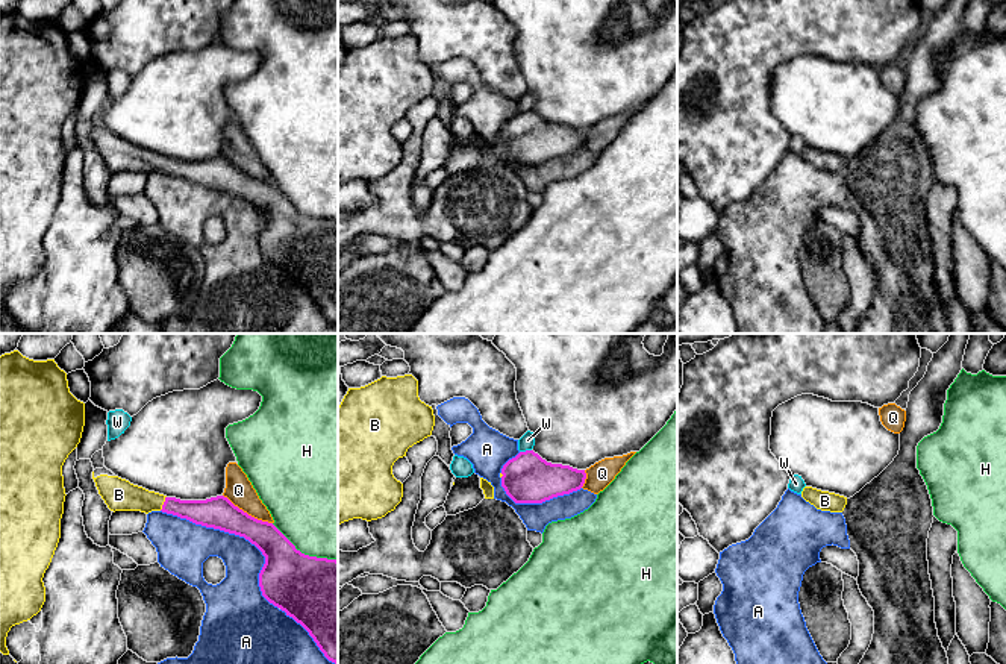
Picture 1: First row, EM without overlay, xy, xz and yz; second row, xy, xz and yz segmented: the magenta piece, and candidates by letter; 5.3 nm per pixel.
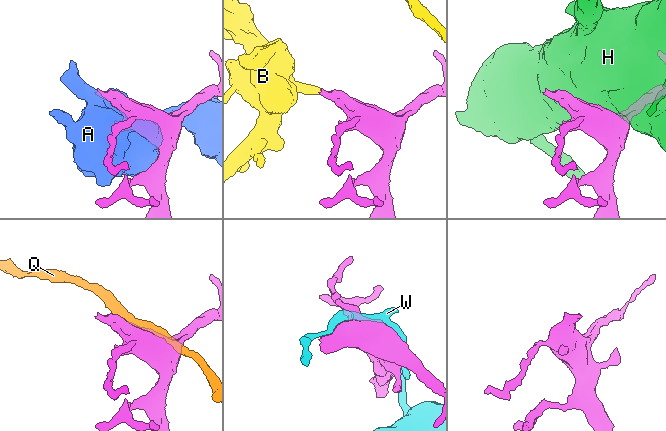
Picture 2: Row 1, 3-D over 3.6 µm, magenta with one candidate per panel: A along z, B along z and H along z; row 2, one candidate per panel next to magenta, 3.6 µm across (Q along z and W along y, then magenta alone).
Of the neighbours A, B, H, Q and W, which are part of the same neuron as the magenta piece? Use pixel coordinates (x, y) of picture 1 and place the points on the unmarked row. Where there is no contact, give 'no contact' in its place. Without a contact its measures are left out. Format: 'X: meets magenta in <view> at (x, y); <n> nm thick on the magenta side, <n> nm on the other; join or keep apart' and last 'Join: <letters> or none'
A: meets magenta in xy at (240, 196); 180 nm thick on the magenta side, 200 nm on the other; keep apart
B: meets magenta in xy at (164, 164); 150 nm thick on the magenta side, 170 nm on the other; join
H: meets magenta in xy at (303, 214); 380 nm thick on the magenta side, 480 nm on the other; keep apart
Q: meets magenta in xy at (246, 173); 170 nm thick on the magenta side, 150 nm on the other; keep apart
W: meets magenta in xz at (526, 111); 260 nm thick on the magenta side, 80 nm on the other; keep apart
Join: B

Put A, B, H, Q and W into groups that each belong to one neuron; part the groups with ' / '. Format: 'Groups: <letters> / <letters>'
Groups: A / B / H / Q / W

